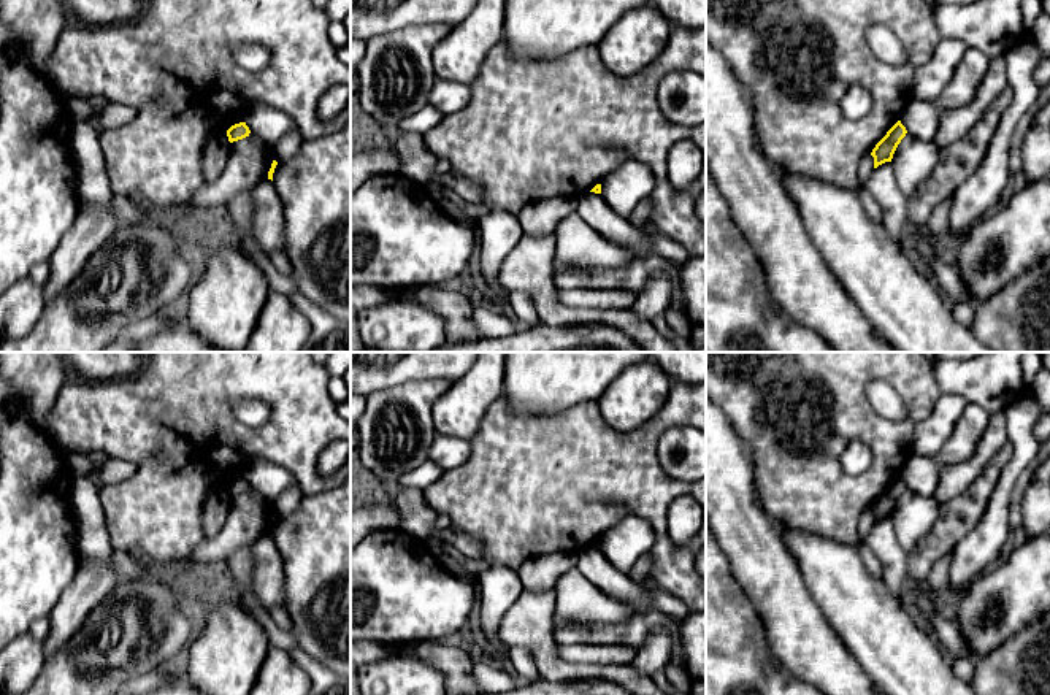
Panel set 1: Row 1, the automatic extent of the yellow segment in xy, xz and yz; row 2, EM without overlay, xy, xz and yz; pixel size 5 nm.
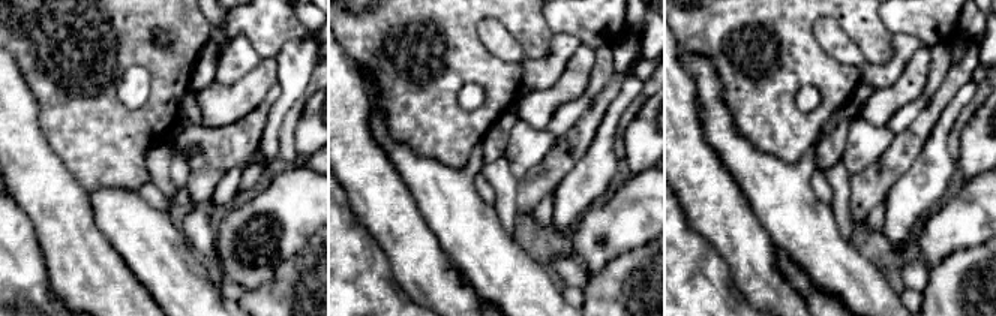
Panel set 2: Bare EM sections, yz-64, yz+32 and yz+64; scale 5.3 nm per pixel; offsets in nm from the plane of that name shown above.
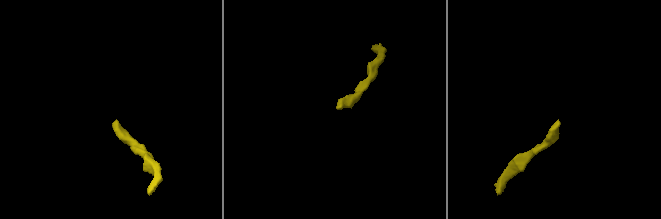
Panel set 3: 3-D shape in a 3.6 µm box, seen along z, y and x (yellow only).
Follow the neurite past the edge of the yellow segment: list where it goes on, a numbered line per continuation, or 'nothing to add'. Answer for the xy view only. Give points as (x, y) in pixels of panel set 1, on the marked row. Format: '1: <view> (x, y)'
nothing to add

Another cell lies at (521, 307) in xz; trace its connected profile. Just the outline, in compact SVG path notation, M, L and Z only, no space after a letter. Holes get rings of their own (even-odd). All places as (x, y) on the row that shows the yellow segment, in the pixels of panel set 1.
M523 290L509 292L508 311L517 321L520 328L533 328L541 324L533 298Z

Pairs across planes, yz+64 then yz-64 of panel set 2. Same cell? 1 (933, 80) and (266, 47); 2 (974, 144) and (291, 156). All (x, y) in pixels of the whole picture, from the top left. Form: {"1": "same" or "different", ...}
{"1": "different", "2": "different"}

